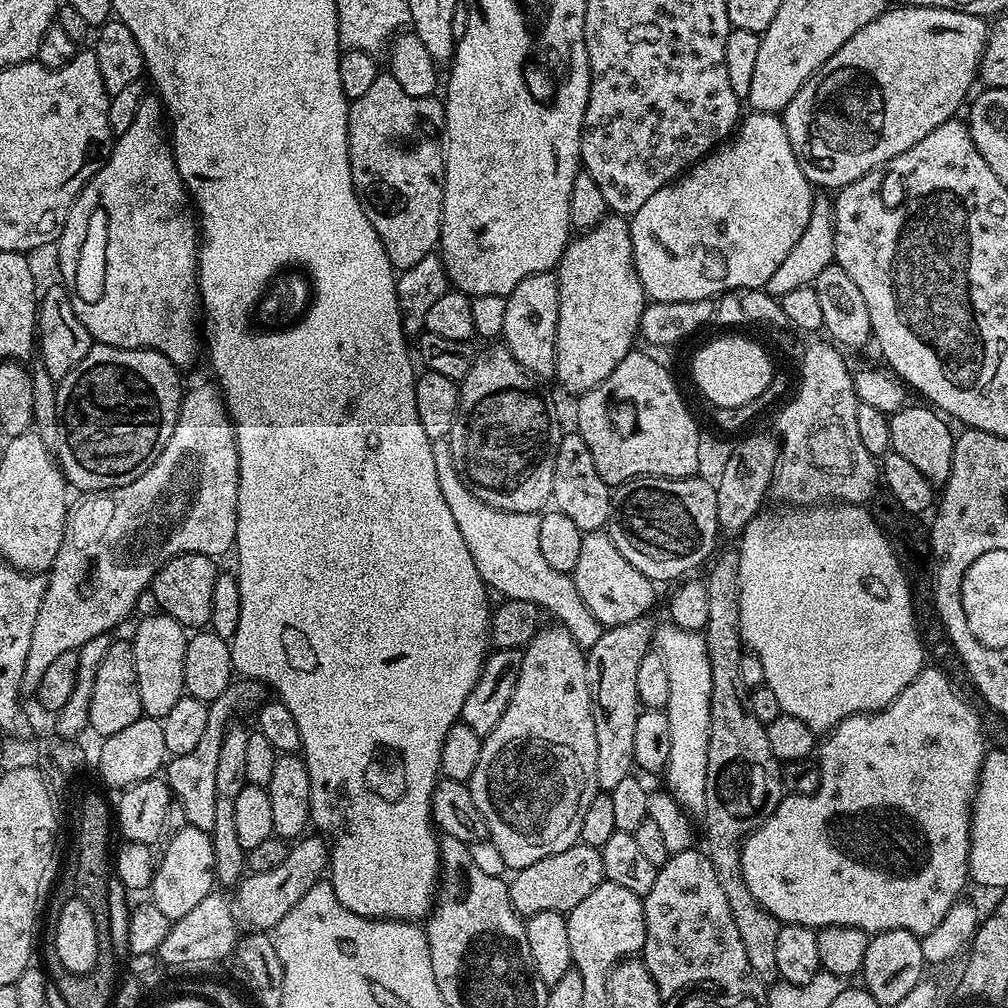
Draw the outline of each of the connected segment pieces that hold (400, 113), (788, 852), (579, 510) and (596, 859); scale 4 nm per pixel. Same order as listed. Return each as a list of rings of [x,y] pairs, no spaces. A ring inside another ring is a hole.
[[[390,74],[374,78],[370,90],[348,105],[348,157],[352,185],[358,202],[370,218],[392,267],[405,270],[433,255],[440,242],[440,219],[444,209],[444,105],[432,96],[411,96]]]
[[[926,666],[894,698],[891,704],[879,712],[848,716],[841,724],[823,737],[818,748],[820,785],[816,792],[808,795],[785,795],[778,810],[774,810],[744,838],[740,845],[740,869],[744,875],[750,894],[781,925],[801,924],[807,928],[829,928],[846,926],[862,928],[869,934],[885,932],[891,928],[905,928],[916,936],[924,936],[955,906],[956,901],[965,895],[964,887],[969,887],[968,851],[970,850],[970,830],[972,828],[972,799],[976,797],[976,783],[980,781],[980,767],[986,755],[986,728],[980,725],[976,712],[952,689],[952,684],[932,666]]]
[[[575,430],[565,431],[560,438],[558,458],[554,458],[554,486],[551,503],[555,511],[566,514],[580,533],[601,531],[609,523],[612,515],[613,489],[598,474],[594,458],[590,455],[590,446]]]
[[[579,842],[570,846],[570,850],[562,850],[562,854],[550,854],[550,858],[542,858],[530,866],[519,869],[513,876],[516,877],[511,877],[508,886],[510,902],[514,910],[524,918],[538,914],[542,910],[554,910],[565,914],[572,912],[574,906],[578,906],[578,902],[583,902],[605,881],[599,848]]]

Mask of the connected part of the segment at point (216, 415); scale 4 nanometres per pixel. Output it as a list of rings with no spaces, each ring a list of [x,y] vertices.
[[[215,383],[200,384],[183,393],[180,402],[180,413],[174,422],[174,434],[170,434],[170,442],[158,454],[154,466],[142,474],[142,478],[134,478],[134,482],[126,482],[126,486],[118,486],[110,490],[98,490],[97,492],[85,492],[79,497],[80,501],[73,503],[68,510],[68,521],[62,534],[62,546],[58,546],[58,554],[54,558],[50,571],[46,576],[48,589],[42,598],[42,606],[38,610],[38,618],[34,621],[34,634],[30,638],[30,650],[26,650],[26,670],[22,670],[21,693],[35,694],[38,690],[38,682],[42,682],[42,674],[52,665],[58,654],[66,654],[79,650],[83,644],[90,642],[90,638],[109,635],[128,615],[133,615],[136,600],[143,592],[149,591],[153,578],[158,570],[169,560],[171,556],[182,554],[202,554],[220,558],[223,552],[231,553],[236,543],[236,527],[238,526],[238,470],[240,459],[238,458],[238,446],[232,420],[228,417],[228,408],[224,404],[224,397]]]

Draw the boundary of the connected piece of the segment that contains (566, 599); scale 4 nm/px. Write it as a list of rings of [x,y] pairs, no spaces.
[[[433,440],[434,466],[438,470],[438,487],[442,490],[442,498],[446,498],[446,507],[450,514],[454,514],[454,522],[458,522],[458,530],[462,533],[462,538],[466,542],[466,550],[470,550],[470,558],[474,558],[474,566],[478,566],[478,574],[488,585],[493,593],[501,592],[501,597],[509,600],[521,600],[539,606],[545,613],[553,616],[551,618],[557,625],[560,625],[573,636],[575,642],[583,650],[594,646],[598,642],[602,626],[590,614],[586,602],[578,594],[578,586],[572,581],[571,575],[566,572],[554,570],[554,566],[546,563],[546,558],[542,558],[542,549],[538,547],[538,530],[540,529],[540,516],[535,512],[518,514],[517,512],[507,512],[498,510],[494,506],[486,506],[458,478],[458,470],[454,466],[452,457],[452,446],[448,440]]]

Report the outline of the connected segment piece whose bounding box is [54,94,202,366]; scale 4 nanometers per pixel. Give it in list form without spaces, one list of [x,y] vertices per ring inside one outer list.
[[[159,95],[141,96],[126,134],[115,137],[108,161],[92,175],[72,203],[54,249],[60,270],[66,272],[72,265],[74,250],[80,245],[80,232],[84,232],[84,228],[80,228],[80,216],[88,216],[88,208],[92,208],[96,200],[100,200],[100,204],[108,204],[108,212],[112,212],[112,240],[108,240],[108,292],[104,292],[104,300],[100,300],[100,304],[84,304],[84,300],[74,298],[74,314],[78,314],[82,326],[86,326],[95,343],[115,348],[149,348],[170,358],[172,364],[185,366],[202,352],[202,328],[196,325],[196,315],[202,312],[198,291],[198,217],[188,189],[178,174],[165,121],[164,124],[160,121],[160,115],[163,117],[165,112]]]

